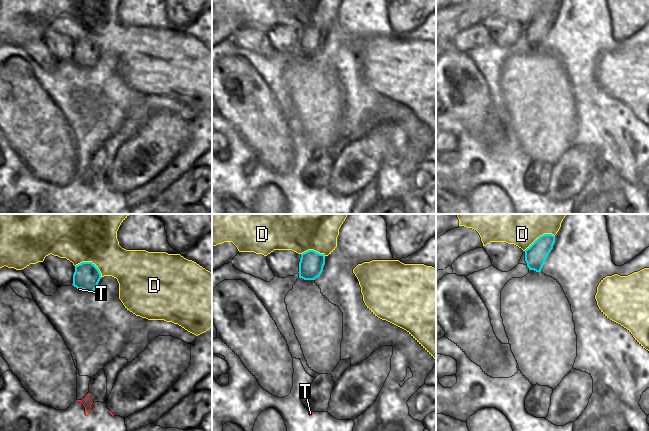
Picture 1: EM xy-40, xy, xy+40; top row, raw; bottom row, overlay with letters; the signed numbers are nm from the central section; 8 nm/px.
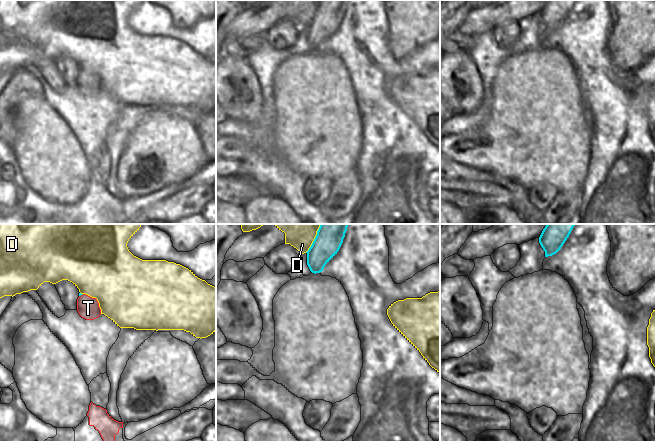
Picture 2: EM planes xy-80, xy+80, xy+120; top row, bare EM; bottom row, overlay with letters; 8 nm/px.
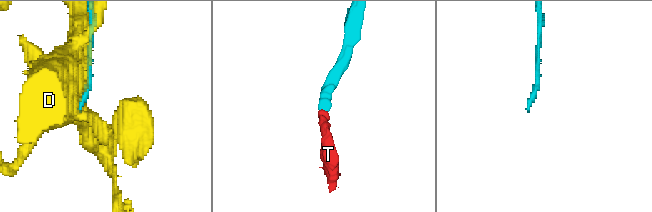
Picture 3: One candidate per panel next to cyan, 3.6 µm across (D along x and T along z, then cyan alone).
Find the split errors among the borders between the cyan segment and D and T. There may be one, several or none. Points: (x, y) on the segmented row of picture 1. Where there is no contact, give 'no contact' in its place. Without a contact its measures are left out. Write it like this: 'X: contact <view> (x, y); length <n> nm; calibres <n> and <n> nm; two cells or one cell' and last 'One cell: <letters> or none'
D: contact xy+40 (540, 236); length 280 nm; calibres 180 and 480 nm; two cells
T: contact xy-40 (82, 289); length 60 nm; calibres 220 and 20 nm; one cell
One cell: T

